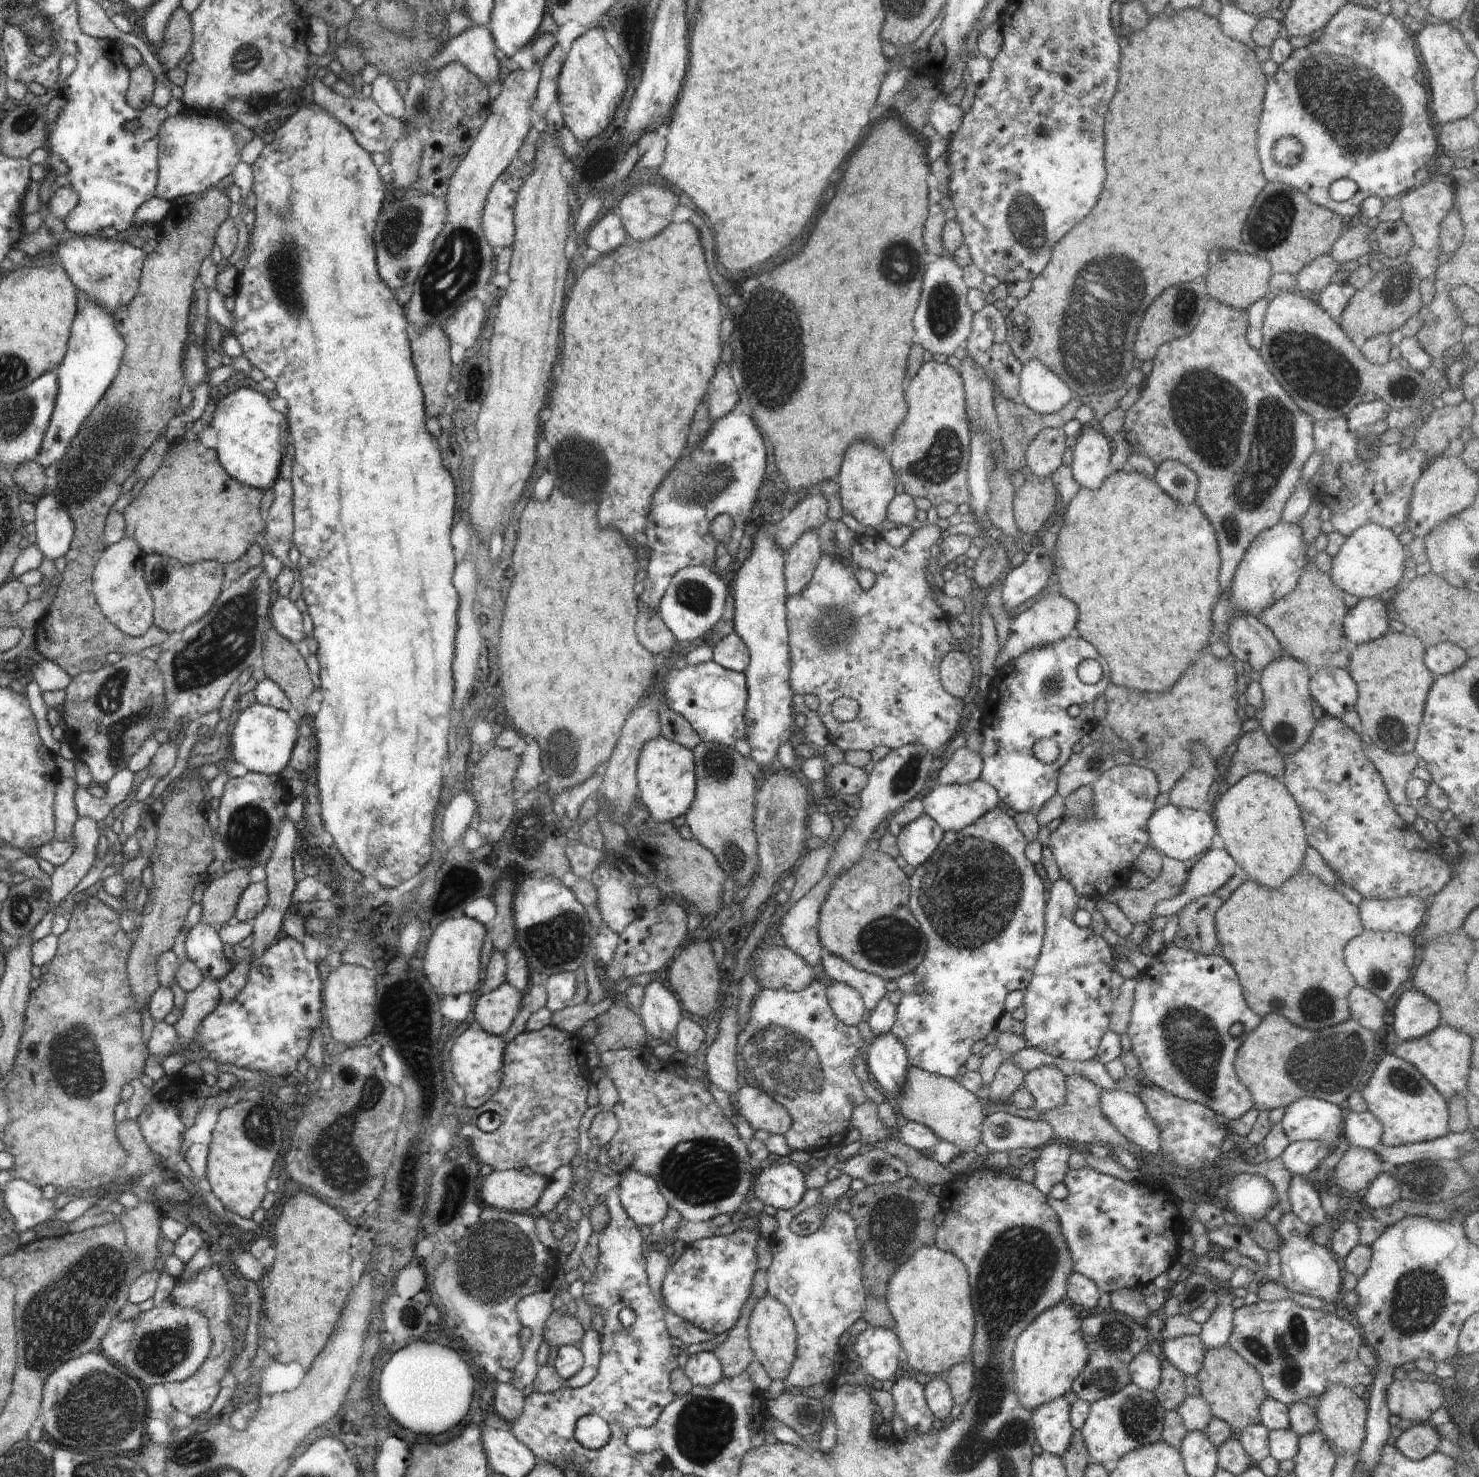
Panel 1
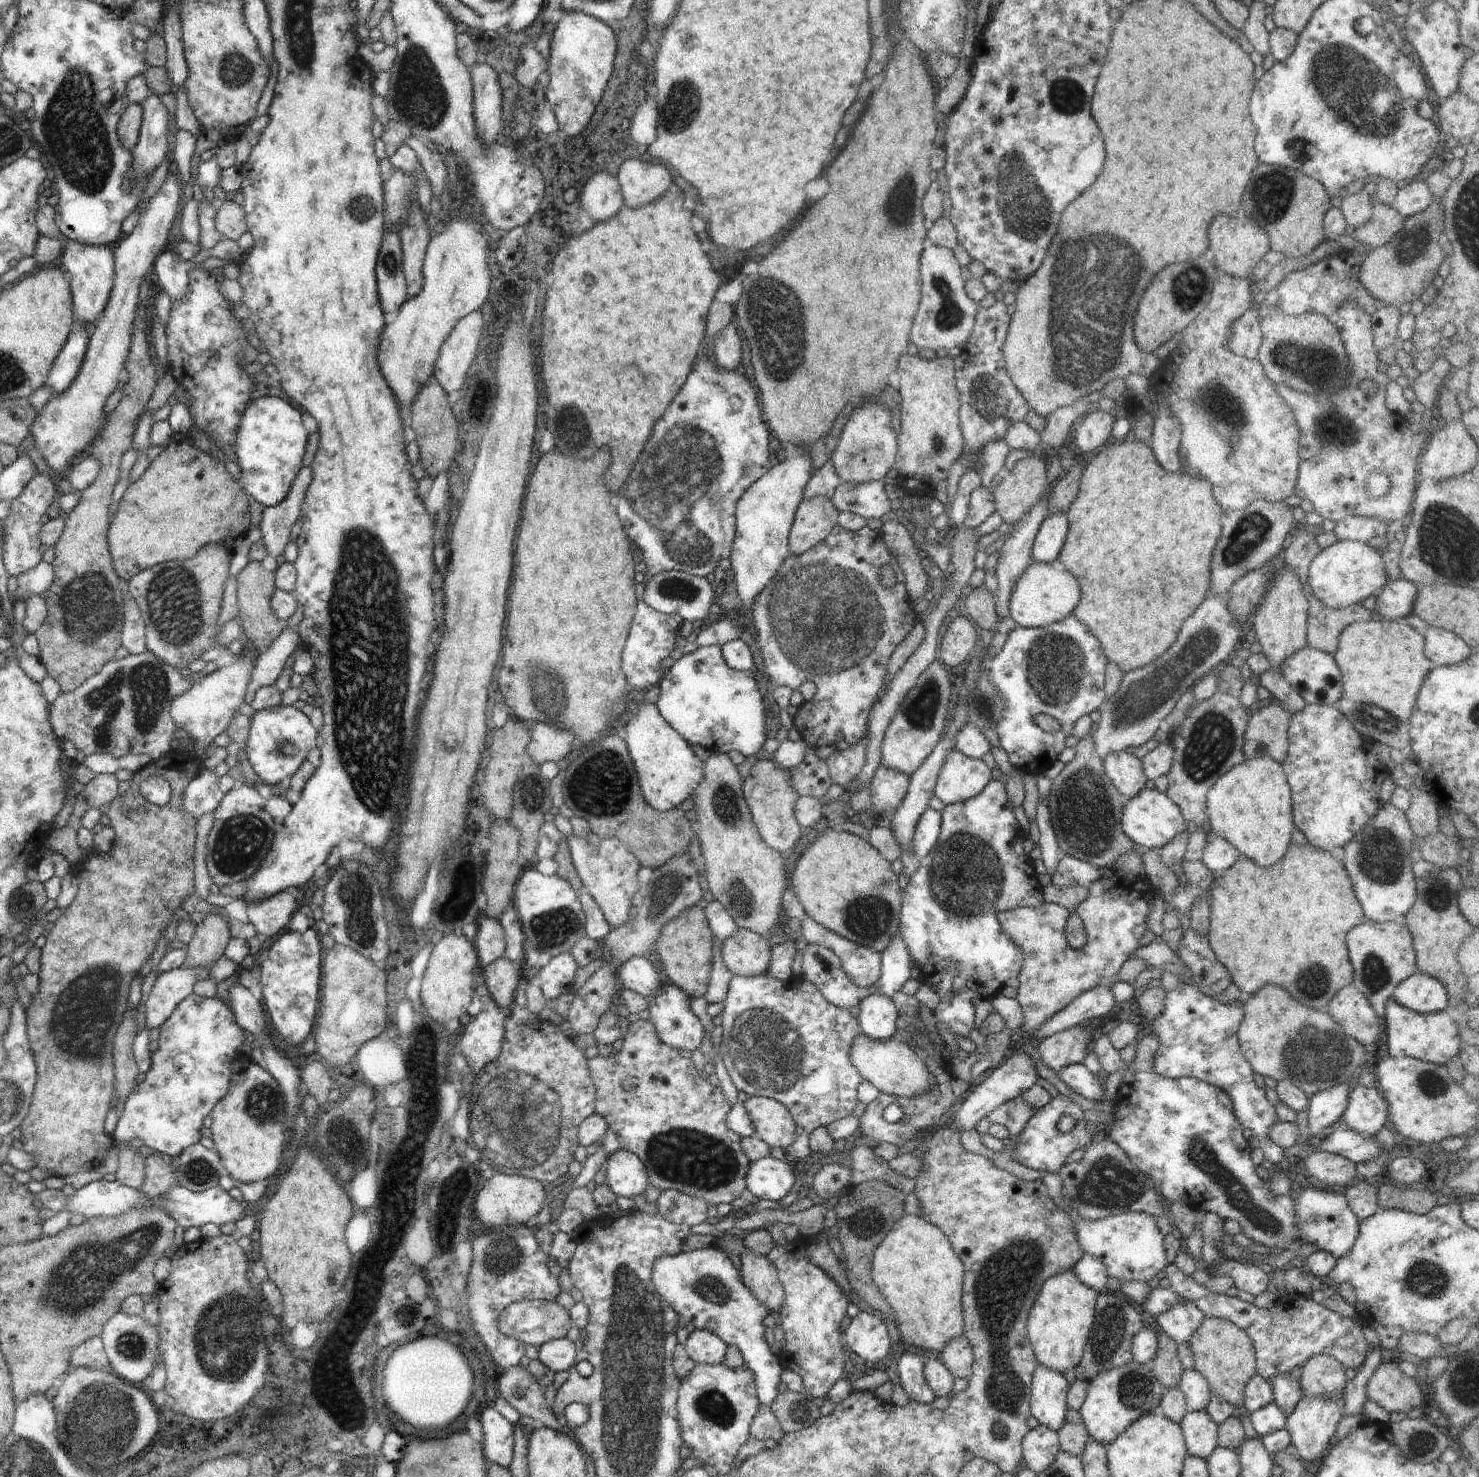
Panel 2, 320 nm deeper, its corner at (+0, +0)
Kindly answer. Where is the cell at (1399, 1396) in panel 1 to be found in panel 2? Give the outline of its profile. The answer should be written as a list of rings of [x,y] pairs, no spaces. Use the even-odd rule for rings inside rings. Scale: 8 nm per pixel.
[[[1392,1361],[1378,1365],[1366,1388],[1369,1400],[1376,1402],[1386,1412],[1400,1412],[1402,1415],[1422,1406],[1422,1400],[1426,1398],[1422,1391],[1416,1379],[1406,1376]]]

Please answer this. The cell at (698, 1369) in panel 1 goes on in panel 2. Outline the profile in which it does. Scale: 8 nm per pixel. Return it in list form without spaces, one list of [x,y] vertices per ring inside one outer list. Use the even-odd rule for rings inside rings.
[[[694,1329],[687,1338],[685,1349],[688,1356],[701,1365],[719,1365],[724,1362],[729,1346],[713,1332]]]

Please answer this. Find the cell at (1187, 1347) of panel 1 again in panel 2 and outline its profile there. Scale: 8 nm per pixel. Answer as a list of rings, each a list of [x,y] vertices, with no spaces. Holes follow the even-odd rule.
[[[1184,1297],[1174,1306],[1164,1309],[1157,1314],[1160,1328],[1176,1343],[1187,1343],[1192,1333],[1200,1326],[1205,1314],[1193,1303]]]

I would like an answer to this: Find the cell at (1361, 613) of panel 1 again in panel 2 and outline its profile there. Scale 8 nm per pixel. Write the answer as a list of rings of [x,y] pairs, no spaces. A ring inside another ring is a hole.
[[[1390,579],[1376,594],[1375,615],[1391,621],[1404,621],[1413,611],[1419,586],[1408,579]]]

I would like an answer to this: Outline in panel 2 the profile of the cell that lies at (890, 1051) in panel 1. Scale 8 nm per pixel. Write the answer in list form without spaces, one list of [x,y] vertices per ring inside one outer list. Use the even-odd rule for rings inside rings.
[[[875,992],[865,996],[859,1008],[857,1019],[862,1033],[879,1041],[894,1039],[899,1010],[891,998]]]

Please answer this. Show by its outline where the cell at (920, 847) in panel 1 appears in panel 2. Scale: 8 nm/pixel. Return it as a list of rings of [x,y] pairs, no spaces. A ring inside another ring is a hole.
[[[928,807],[917,822],[913,838],[913,849],[920,860],[932,850],[940,831],[941,811]]]

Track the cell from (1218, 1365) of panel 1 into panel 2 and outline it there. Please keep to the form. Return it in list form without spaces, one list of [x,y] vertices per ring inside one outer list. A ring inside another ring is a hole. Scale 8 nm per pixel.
[[[1204,1315],[1200,1326],[1197,1326],[1187,1343],[1195,1360],[1194,1369],[1206,1378],[1211,1394],[1219,1396],[1240,1410],[1244,1402],[1245,1386],[1257,1374],[1255,1350],[1250,1337],[1230,1321]]]

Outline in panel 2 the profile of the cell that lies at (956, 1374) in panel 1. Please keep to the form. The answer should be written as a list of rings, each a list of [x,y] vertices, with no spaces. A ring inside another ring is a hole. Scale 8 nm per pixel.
[[[962,1335],[950,1339],[942,1349],[941,1361],[953,1374],[954,1378],[967,1378],[971,1375],[974,1355],[967,1338]]]

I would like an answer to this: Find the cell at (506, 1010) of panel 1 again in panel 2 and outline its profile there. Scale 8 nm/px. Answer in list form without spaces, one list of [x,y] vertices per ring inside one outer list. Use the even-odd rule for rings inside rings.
[[[506,957],[497,958],[494,962],[483,967],[488,992],[502,1009],[514,1006],[514,992],[521,976],[515,964]]]

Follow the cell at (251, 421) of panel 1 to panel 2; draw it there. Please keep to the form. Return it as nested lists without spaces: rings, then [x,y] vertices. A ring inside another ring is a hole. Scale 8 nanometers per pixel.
[[[265,396],[252,400],[242,415],[236,433],[235,448],[238,466],[242,470],[239,484],[250,498],[265,507],[280,504],[290,492],[296,475],[303,467],[302,458],[308,444],[308,432],[302,416],[288,402]]]

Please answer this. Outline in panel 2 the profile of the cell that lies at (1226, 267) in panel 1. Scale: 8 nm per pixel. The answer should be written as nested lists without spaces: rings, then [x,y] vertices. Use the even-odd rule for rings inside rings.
[[[1218,214],[1210,224],[1209,247],[1214,252],[1213,262],[1224,273],[1253,281],[1252,269],[1262,260],[1264,254],[1271,250],[1270,239],[1248,215],[1242,218],[1232,218]]]

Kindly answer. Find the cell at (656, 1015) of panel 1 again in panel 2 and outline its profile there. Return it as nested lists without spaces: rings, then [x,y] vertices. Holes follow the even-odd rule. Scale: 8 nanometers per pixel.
[[[644,956],[630,957],[619,966],[616,980],[620,988],[650,997],[660,990],[658,968]]]

